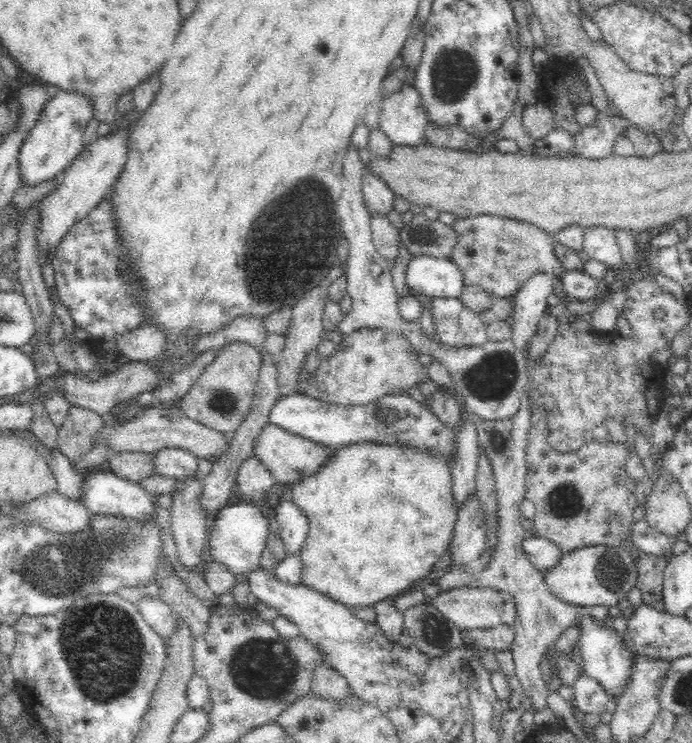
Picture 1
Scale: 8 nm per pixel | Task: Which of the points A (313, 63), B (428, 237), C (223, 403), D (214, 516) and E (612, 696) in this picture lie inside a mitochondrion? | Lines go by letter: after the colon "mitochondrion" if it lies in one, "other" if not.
A: mitochondrion
B: mitochondrion
C: mitochondrion
D: other
E: other

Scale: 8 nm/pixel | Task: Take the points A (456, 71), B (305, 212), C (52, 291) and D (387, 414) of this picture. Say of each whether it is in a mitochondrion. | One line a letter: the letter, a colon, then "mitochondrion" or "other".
A: mitochondrion
B: mitochondrion
C: other
D: mitochondrion

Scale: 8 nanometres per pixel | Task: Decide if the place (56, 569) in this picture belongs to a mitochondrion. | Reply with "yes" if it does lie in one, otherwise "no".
yes

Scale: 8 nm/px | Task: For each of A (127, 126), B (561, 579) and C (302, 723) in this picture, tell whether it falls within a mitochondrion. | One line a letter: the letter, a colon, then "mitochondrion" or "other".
A: other
B: other
C: mitochondrion

